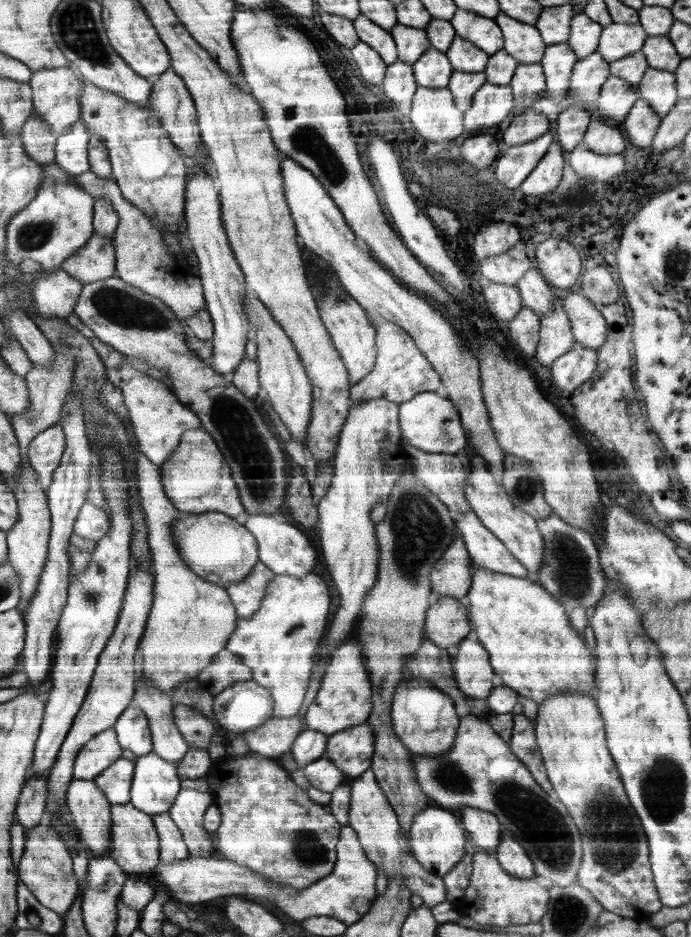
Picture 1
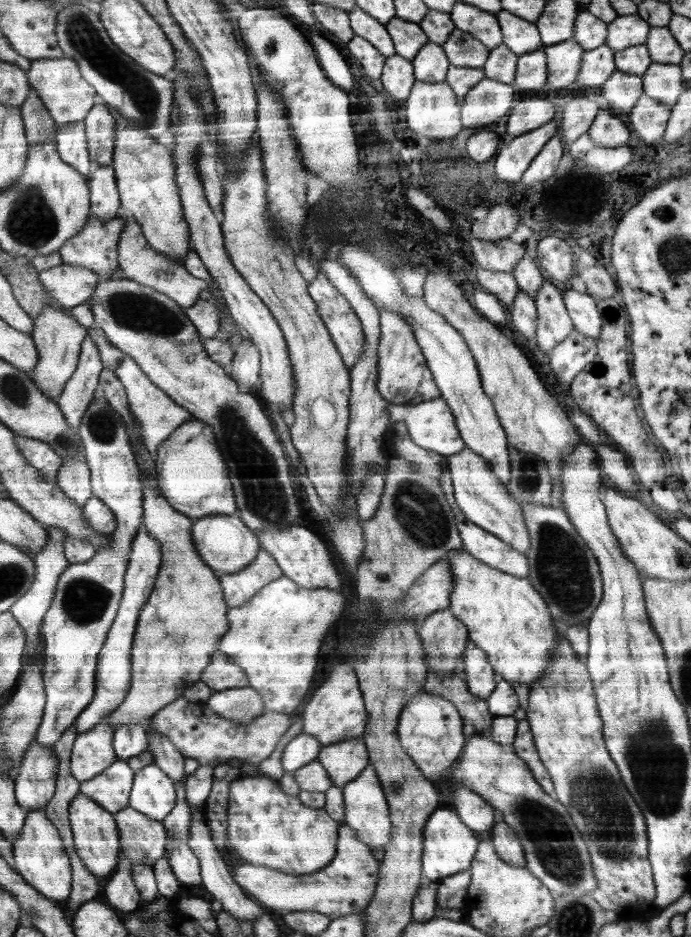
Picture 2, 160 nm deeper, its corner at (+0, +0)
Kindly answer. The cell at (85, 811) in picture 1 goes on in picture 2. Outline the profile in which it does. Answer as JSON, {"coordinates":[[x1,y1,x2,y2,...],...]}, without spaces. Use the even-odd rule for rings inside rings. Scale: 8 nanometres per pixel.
{"coordinates":[[79,792,69,806,69,822,74,836,74,849,84,861,84,867,96,878,110,877,120,863,121,840,117,829,116,815]]}

